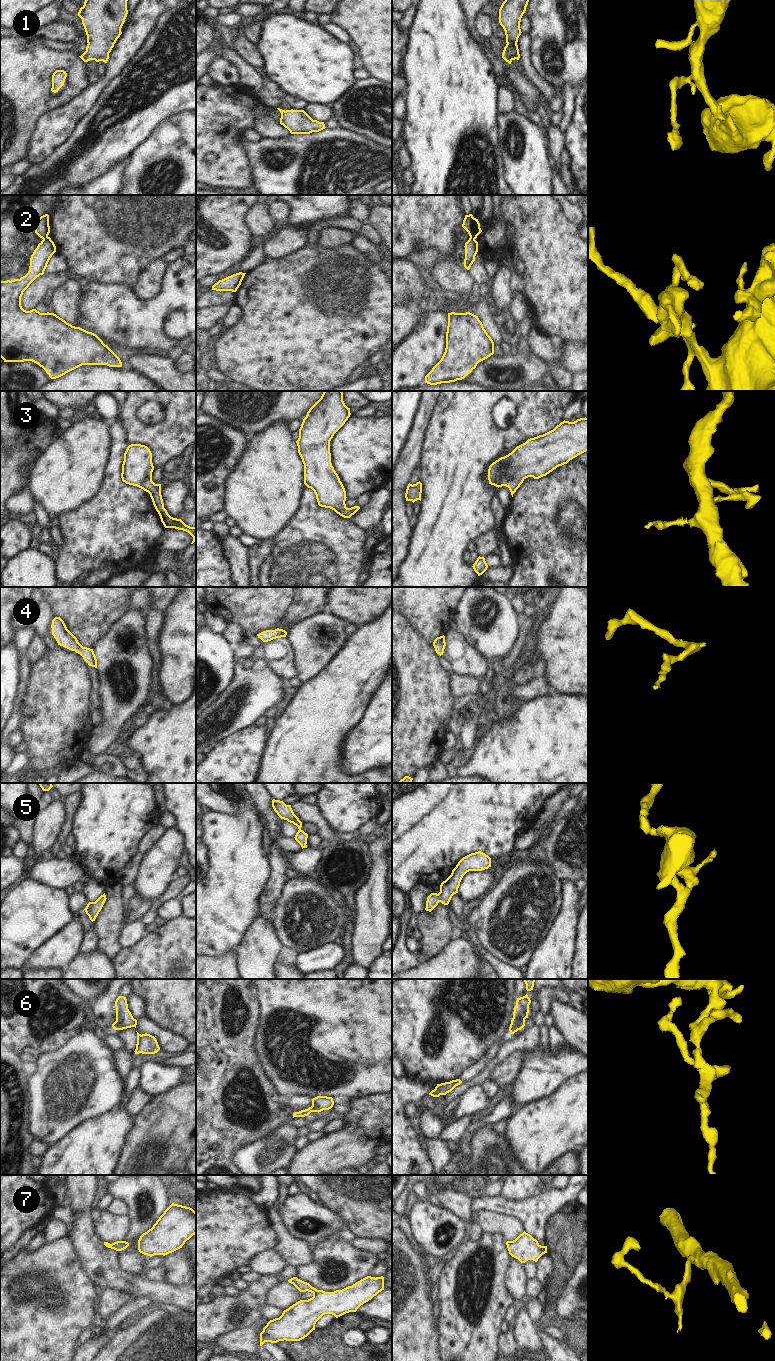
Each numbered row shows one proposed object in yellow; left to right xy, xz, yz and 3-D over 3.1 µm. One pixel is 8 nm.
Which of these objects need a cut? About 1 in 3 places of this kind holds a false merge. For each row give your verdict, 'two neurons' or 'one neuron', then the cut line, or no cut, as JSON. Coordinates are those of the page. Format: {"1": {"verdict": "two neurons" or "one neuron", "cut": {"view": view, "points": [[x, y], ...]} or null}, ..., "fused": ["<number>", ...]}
{"1": {"verdict": "one neuron", "cut": null}, "2": {"verdict": "two neurons", "cut": {"view": "xy", "points": [[47, 236], [43, 240]]}}, "3": {"verdict": "one neuron", "cut": null}, "4": {"verdict": "one neuron", "cut": null}, "5": {"verdict": "one neuron", "cut": null}, "6": {"verdict": "two neurons", "cut": {"view": "xz", "points": [[312, 1105], [316, 1111]]}}, "7": {"verdict": "one neuron", "cut": null}, "fused": ["2", "6"]}

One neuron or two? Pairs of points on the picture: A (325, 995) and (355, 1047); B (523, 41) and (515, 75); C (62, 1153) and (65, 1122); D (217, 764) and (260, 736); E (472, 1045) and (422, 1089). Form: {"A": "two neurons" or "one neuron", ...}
{"A": "one neuron", "B": "two neurons", "C": "two neurons", "D": "one neuron", "E": "two neurons"}

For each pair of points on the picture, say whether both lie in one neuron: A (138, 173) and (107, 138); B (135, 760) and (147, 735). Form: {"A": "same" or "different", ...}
{"A": "different", "B": "different"}

